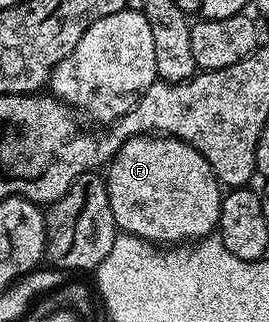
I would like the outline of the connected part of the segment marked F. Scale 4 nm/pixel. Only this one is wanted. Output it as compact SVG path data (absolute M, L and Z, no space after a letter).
M156 134L132 136L108 165L107 183L114 221L122 233L151 240L158 246L177 246L214 235L219 222L223 185L207 158L185 140Z

